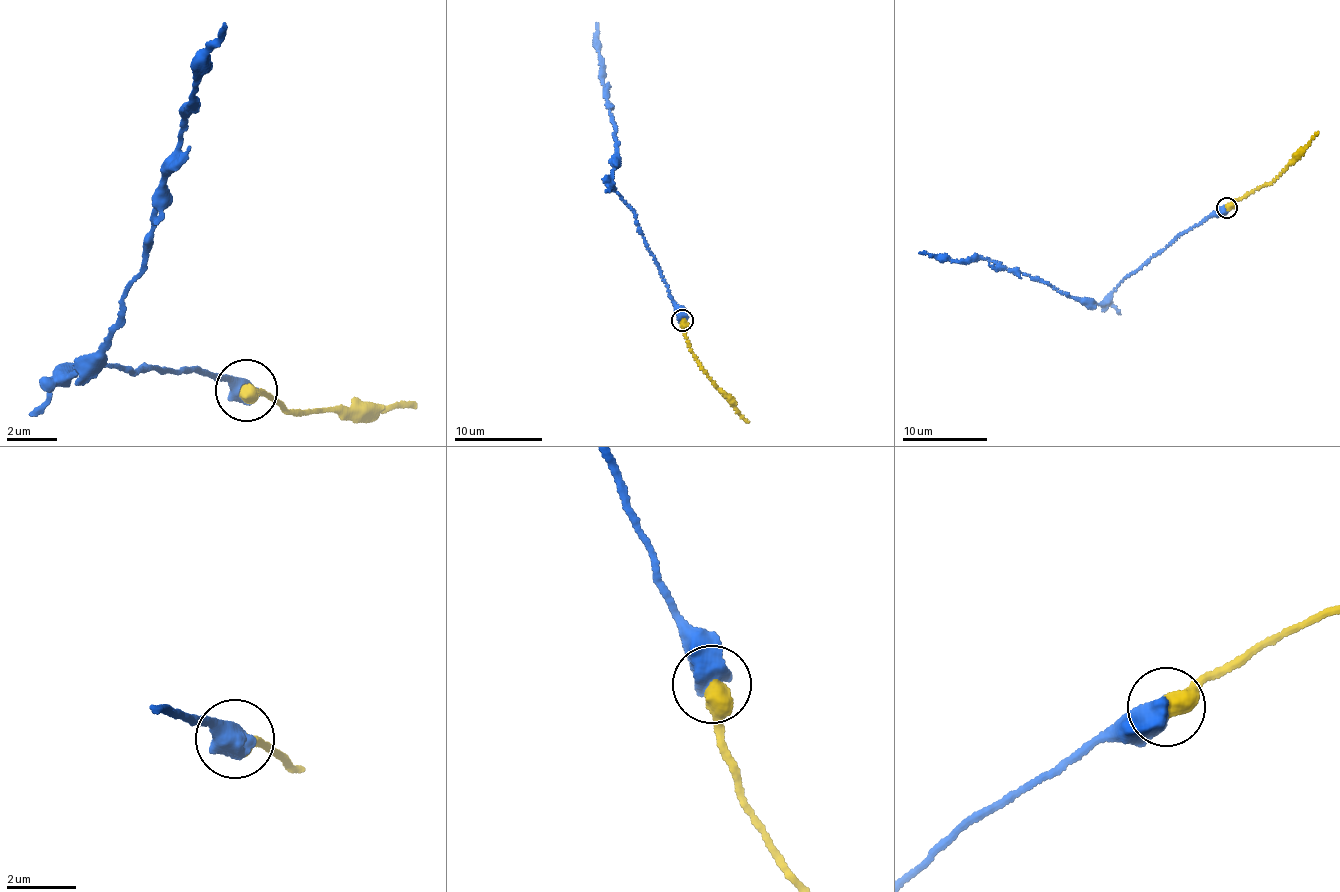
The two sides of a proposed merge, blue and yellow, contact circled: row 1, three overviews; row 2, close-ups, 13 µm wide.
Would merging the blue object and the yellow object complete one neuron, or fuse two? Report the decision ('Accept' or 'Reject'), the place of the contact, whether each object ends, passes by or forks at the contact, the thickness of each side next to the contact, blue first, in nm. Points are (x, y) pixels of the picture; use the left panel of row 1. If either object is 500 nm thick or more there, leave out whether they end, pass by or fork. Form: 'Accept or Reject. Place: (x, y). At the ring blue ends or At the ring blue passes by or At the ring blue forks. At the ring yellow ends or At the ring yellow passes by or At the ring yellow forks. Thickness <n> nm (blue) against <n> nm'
Accept. Place: (246, 390). Thickness 750 nm (blue) against 550 nm

